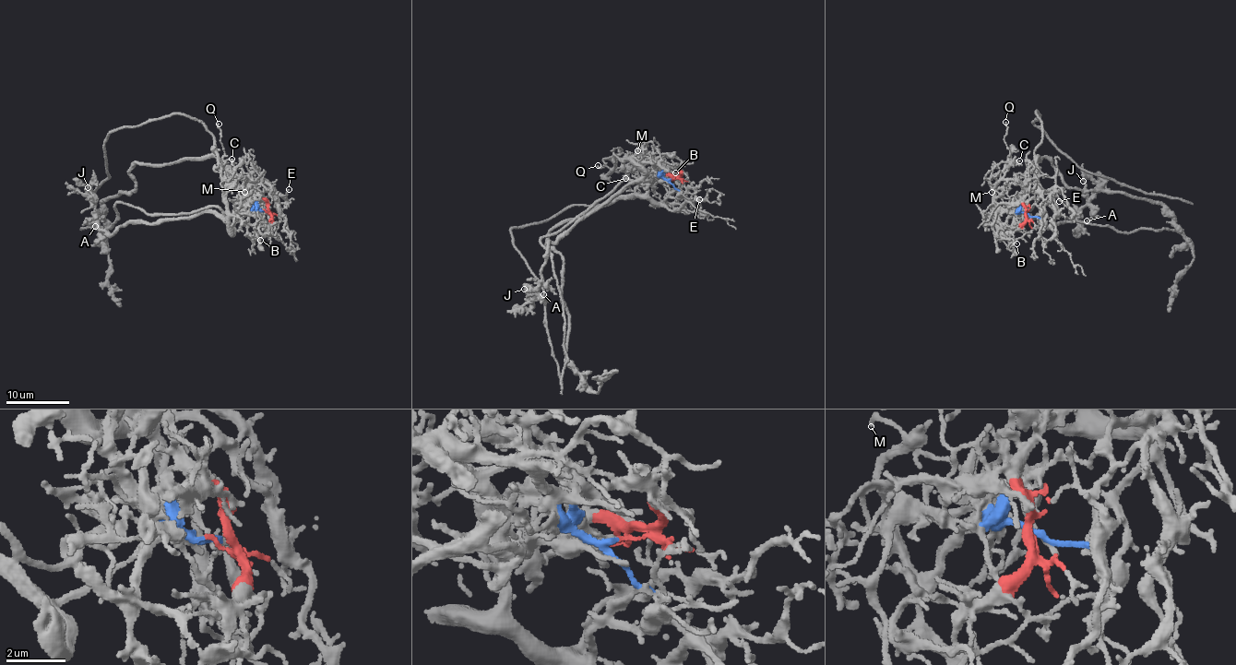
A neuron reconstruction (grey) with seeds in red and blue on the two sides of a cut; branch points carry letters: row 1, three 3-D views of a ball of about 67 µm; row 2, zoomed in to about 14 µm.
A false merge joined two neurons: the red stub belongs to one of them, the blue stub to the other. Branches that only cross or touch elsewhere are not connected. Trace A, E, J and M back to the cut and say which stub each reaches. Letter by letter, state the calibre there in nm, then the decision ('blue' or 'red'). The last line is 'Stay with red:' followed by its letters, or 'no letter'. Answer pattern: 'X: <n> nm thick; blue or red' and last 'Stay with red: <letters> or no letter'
A: 240 nm thick; blue
E: 100 nm thick; red
J: 150 nm thick; blue
M: 130 nm thick; blue
Stay with red: E

